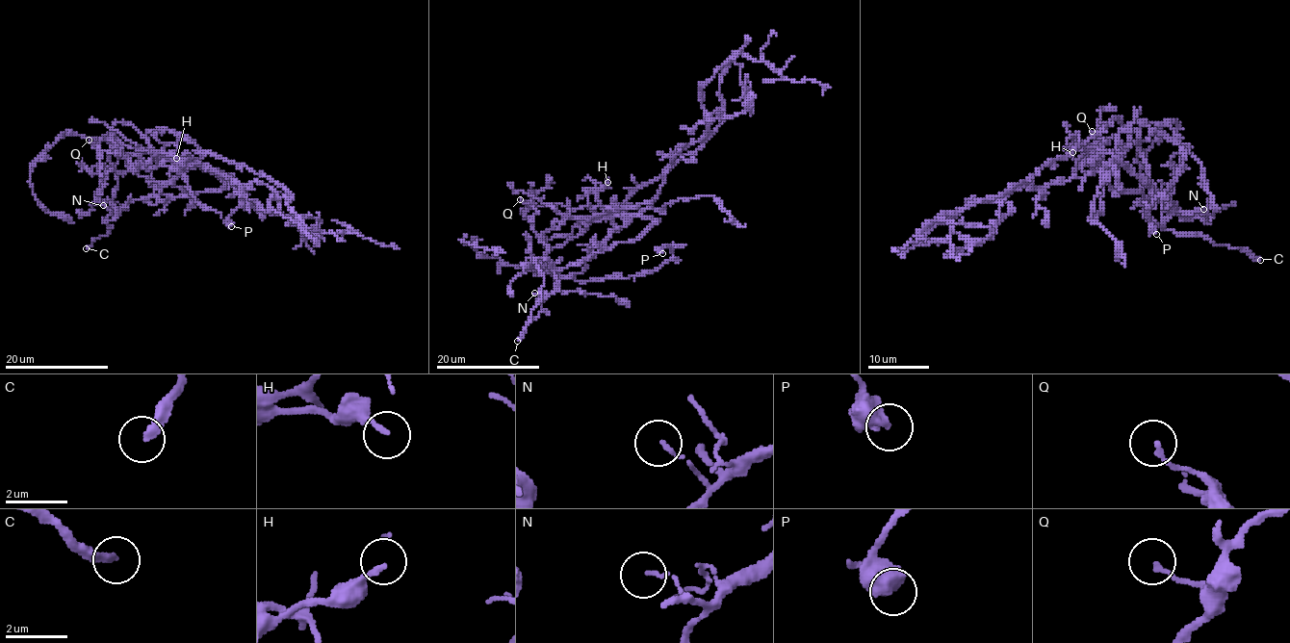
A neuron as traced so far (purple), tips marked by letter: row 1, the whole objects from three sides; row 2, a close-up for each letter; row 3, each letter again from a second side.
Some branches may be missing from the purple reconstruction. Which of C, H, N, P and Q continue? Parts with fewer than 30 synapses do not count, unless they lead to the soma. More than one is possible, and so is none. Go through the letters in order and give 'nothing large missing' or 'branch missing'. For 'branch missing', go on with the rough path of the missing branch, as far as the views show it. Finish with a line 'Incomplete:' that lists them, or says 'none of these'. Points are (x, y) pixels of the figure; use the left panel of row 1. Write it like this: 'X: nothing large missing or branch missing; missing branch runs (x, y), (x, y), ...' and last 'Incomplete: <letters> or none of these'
C: branch missing; missing branch runs (86, 248), (68, 240), (55, 227), (57, 212), (64, 204), (93, 199), (135, 183), (130, 183)
H: nothing large missing
N: nothing large missing
P: nothing large missing
Q: nothing large missing
Incomplete: C

